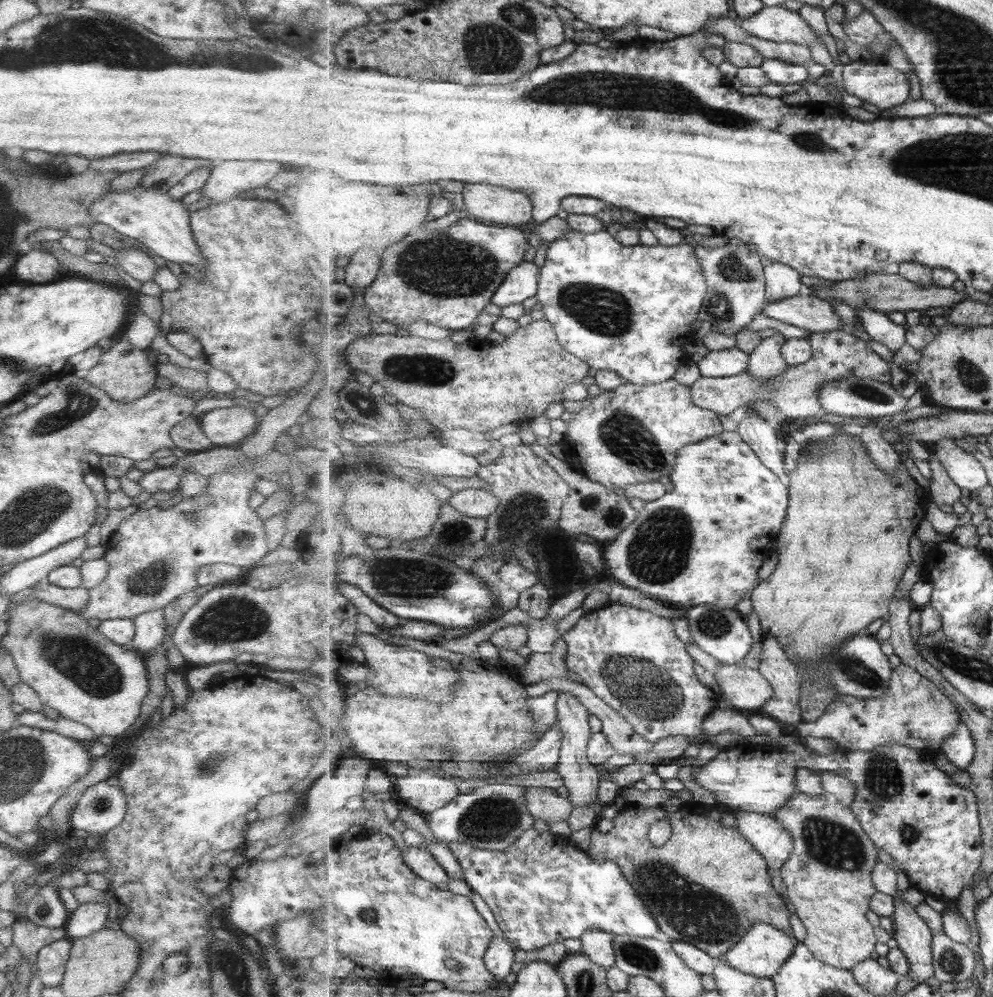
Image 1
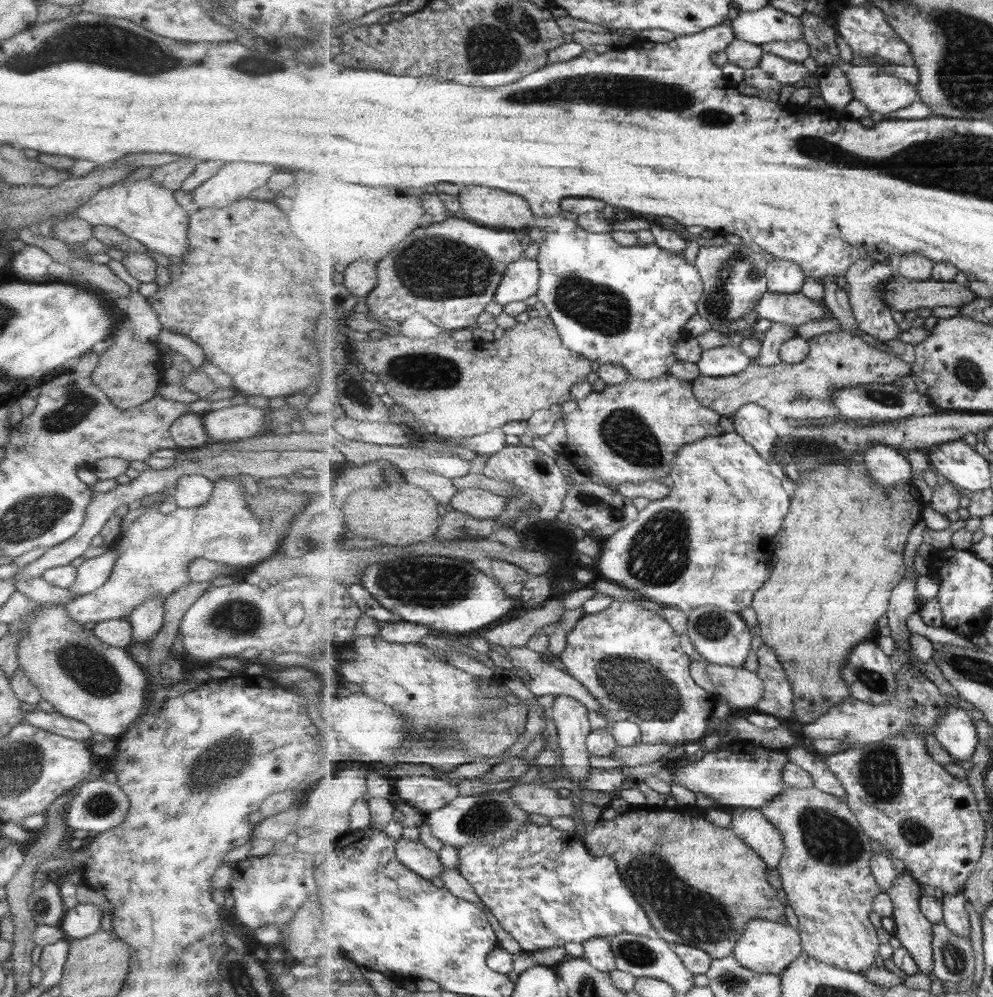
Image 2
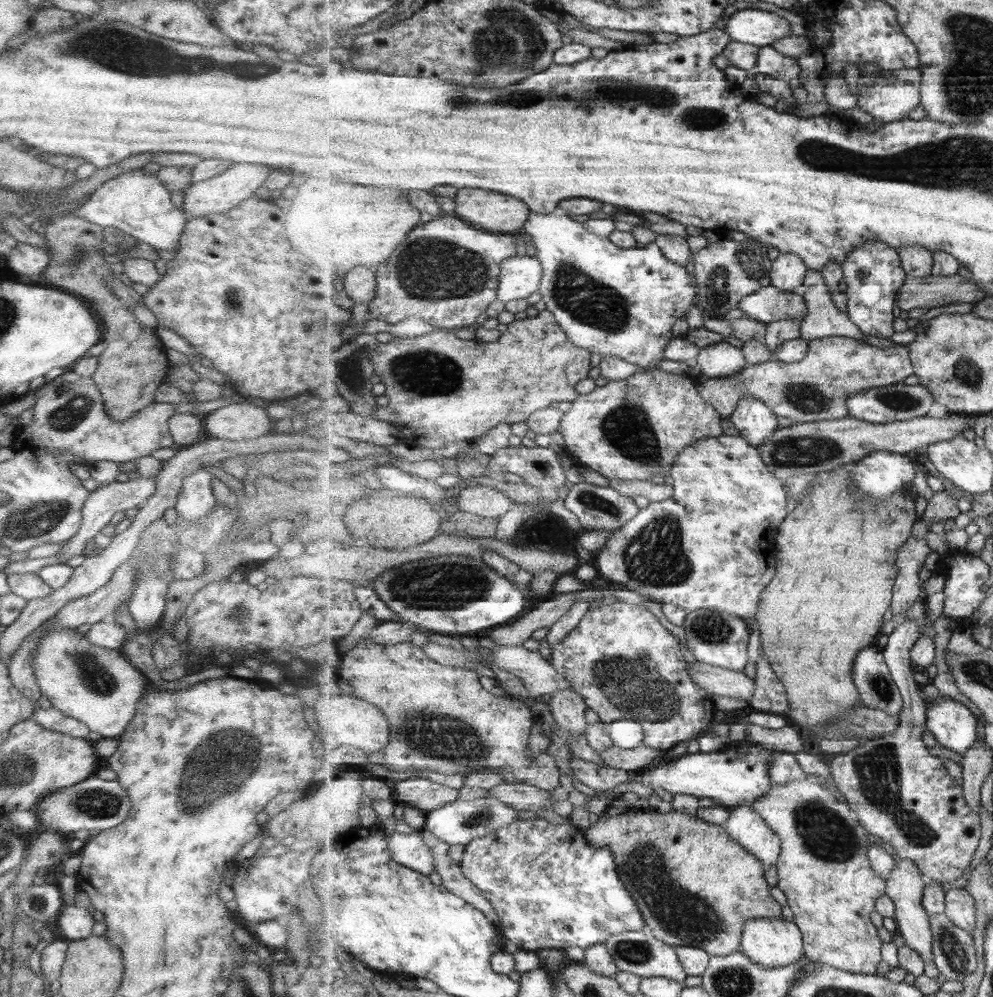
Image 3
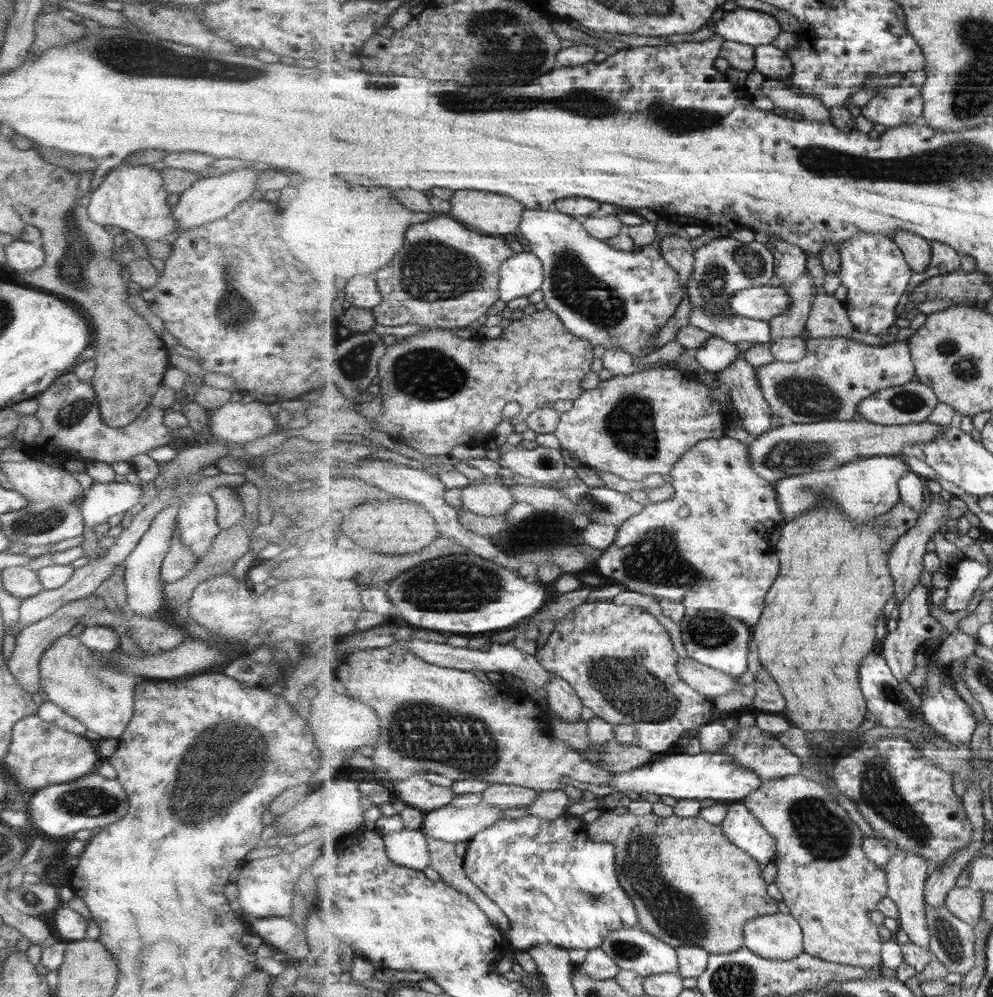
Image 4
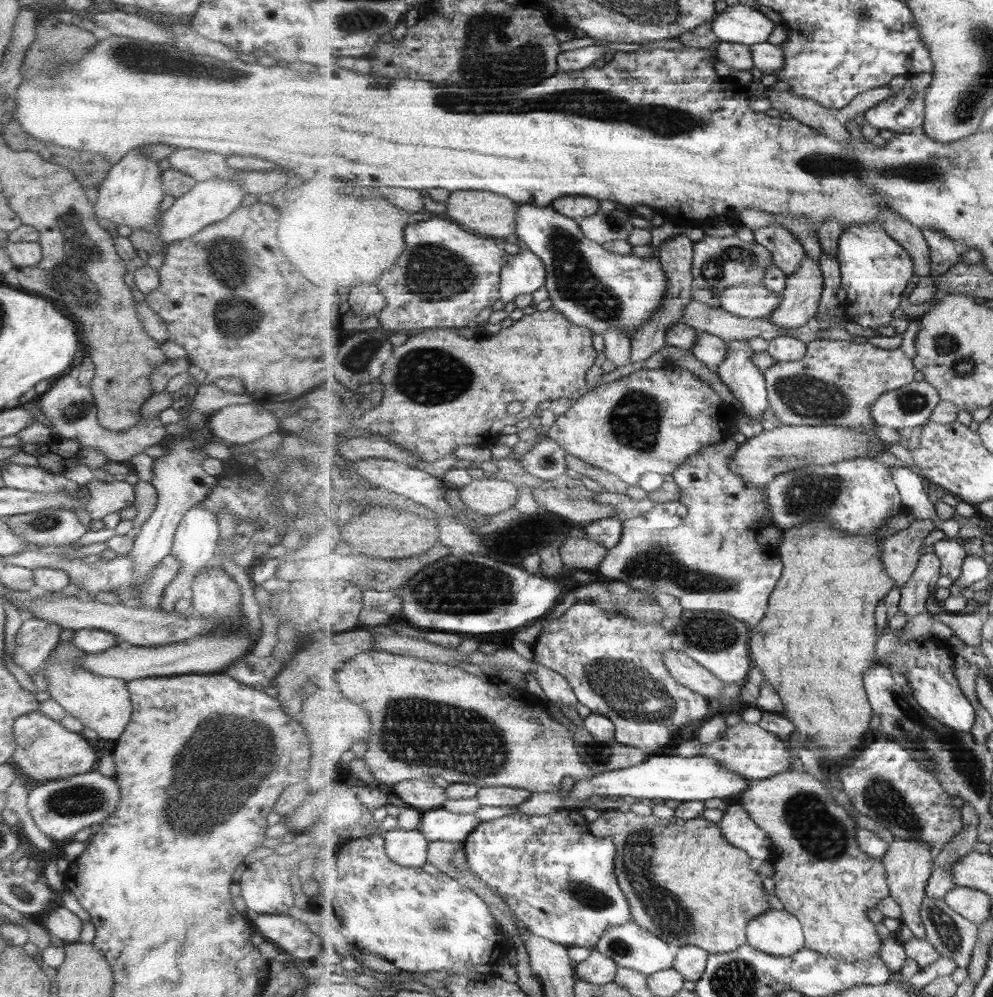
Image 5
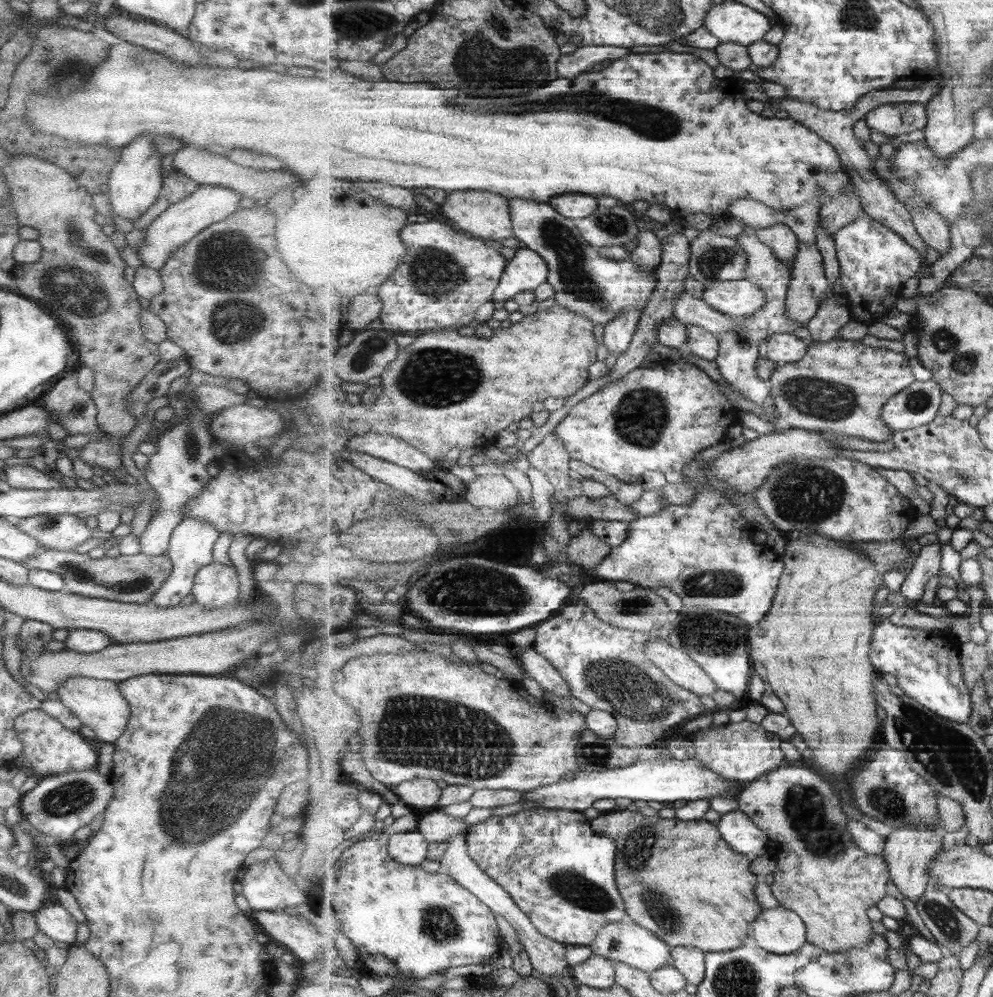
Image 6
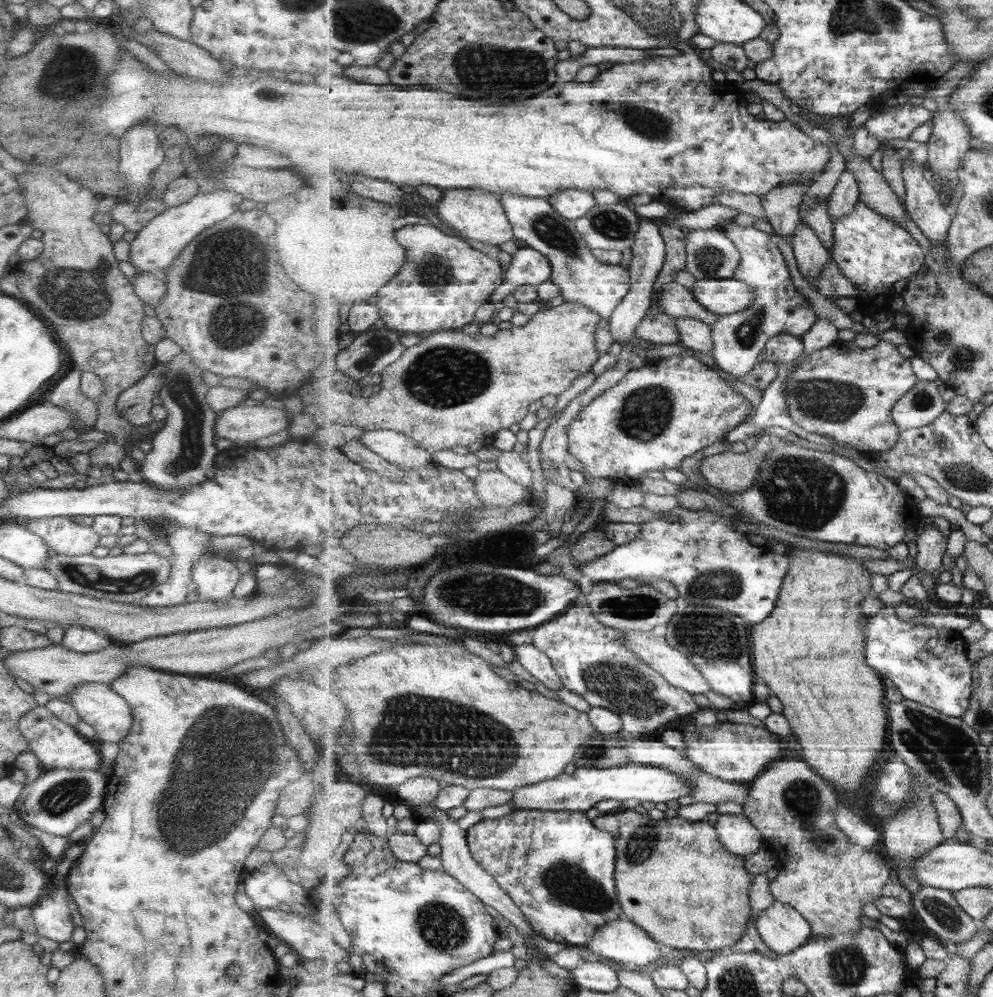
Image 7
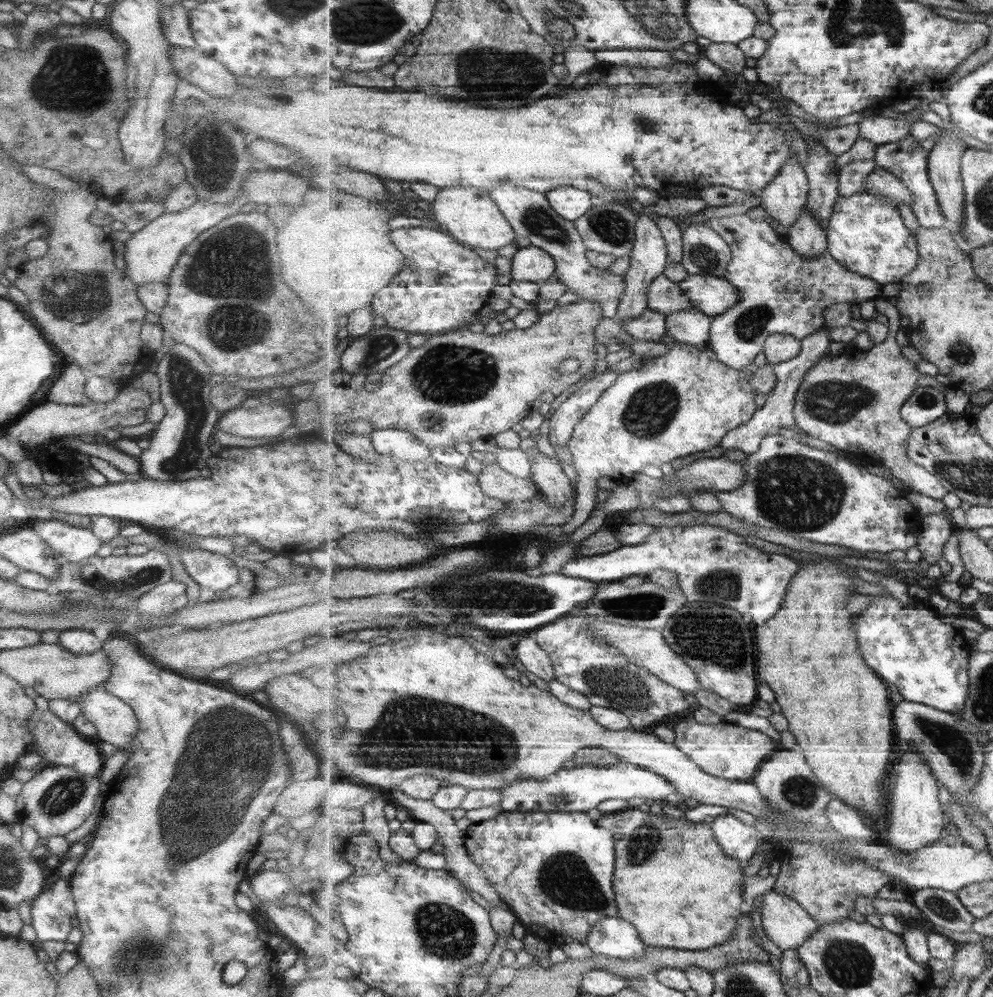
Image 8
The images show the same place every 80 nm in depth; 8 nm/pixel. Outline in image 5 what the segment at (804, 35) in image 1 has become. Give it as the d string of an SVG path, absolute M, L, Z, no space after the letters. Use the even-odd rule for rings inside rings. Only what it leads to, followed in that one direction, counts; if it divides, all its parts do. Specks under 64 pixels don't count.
M732 5L710 22L720 41L754 45L769 40L778 26L763 12L746 5Z

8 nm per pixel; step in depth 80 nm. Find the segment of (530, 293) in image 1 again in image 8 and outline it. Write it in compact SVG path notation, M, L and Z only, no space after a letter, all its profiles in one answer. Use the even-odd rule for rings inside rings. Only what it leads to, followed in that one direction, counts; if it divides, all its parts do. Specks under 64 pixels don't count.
M530 245L526 248L520 248L512 258L511 276L512 280L533 282L543 284L555 276L557 262L552 255L543 251L543 249Z

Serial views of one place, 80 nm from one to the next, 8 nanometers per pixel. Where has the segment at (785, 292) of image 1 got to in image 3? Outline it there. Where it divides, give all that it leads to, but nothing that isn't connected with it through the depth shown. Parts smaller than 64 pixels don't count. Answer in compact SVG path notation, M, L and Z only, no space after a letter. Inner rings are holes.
M792 253L774 254L771 283L781 291L796 293L803 287L809 268L803 262L803 258Z

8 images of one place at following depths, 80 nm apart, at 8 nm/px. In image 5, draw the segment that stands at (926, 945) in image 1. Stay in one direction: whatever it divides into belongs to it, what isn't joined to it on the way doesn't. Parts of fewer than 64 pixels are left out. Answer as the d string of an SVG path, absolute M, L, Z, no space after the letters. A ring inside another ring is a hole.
M915 837L911 839L894 838L894 842L889 846L888 853L882 861L888 871L890 895L900 903L903 911L899 922L905 924L915 937L928 940L921 909L926 897L928 880L932 878L935 864L934 850L929 845L925 845L925 842L917 841Z

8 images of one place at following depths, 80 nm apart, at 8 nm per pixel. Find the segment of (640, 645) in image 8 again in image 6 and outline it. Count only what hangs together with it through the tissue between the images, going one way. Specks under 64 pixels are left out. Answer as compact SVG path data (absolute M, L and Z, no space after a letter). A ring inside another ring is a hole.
M663 638L650 640L644 650L673 682L693 694L713 697L718 692L718 684L713 677L689 653L671 646Z

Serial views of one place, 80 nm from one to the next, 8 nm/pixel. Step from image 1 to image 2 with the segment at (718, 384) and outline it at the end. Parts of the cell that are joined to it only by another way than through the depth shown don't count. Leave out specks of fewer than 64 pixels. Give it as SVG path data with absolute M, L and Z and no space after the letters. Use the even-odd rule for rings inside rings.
M843 329L814 336L810 338L810 344L809 357L800 364L781 362L773 367L761 367L753 362L736 375L701 375L692 383L697 400L730 418L751 403L797 420L827 416L841 418L834 405L835 391L860 384L891 384L893 380L912 372L912 364L903 362L892 352L885 354L869 346L863 338Z

